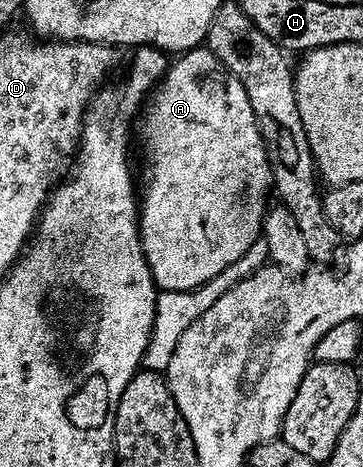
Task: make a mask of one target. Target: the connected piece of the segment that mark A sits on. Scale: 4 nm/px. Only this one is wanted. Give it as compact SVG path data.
M200 47L198 49L189 49L185 53L178 54L168 64L166 73L163 74L161 80L156 84L155 88L151 90L149 96L146 98L145 104L142 106L141 112L137 117L137 125L139 121L139 141L143 144L143 181L147 186L142 186L141 189L141 208L139 210L139 238L143 240L143 254L147 260L147 266L151 272L151 278L155 280L156 286L160 290L166 291L168 293L176 293L177 291L185 291L186 289L195 289L198 285L203 285L209 279L213 279L221 271L225 271L225 267L229 267L237 259L241 259L253 246L260 240L261 230L263 228L263 215L267 212L269 208L269 200L267 201L267 193L272 192L273 182L271 180L271 165L267 161L267 152L263 146L263 140L259 134L259 128L255 125L255 116L253 115L253 109L249 107L249 95L245 95L245 87L241 87L241 83L237 78L234 77L228 69L219 62L217 55L213 55L205 47Z

